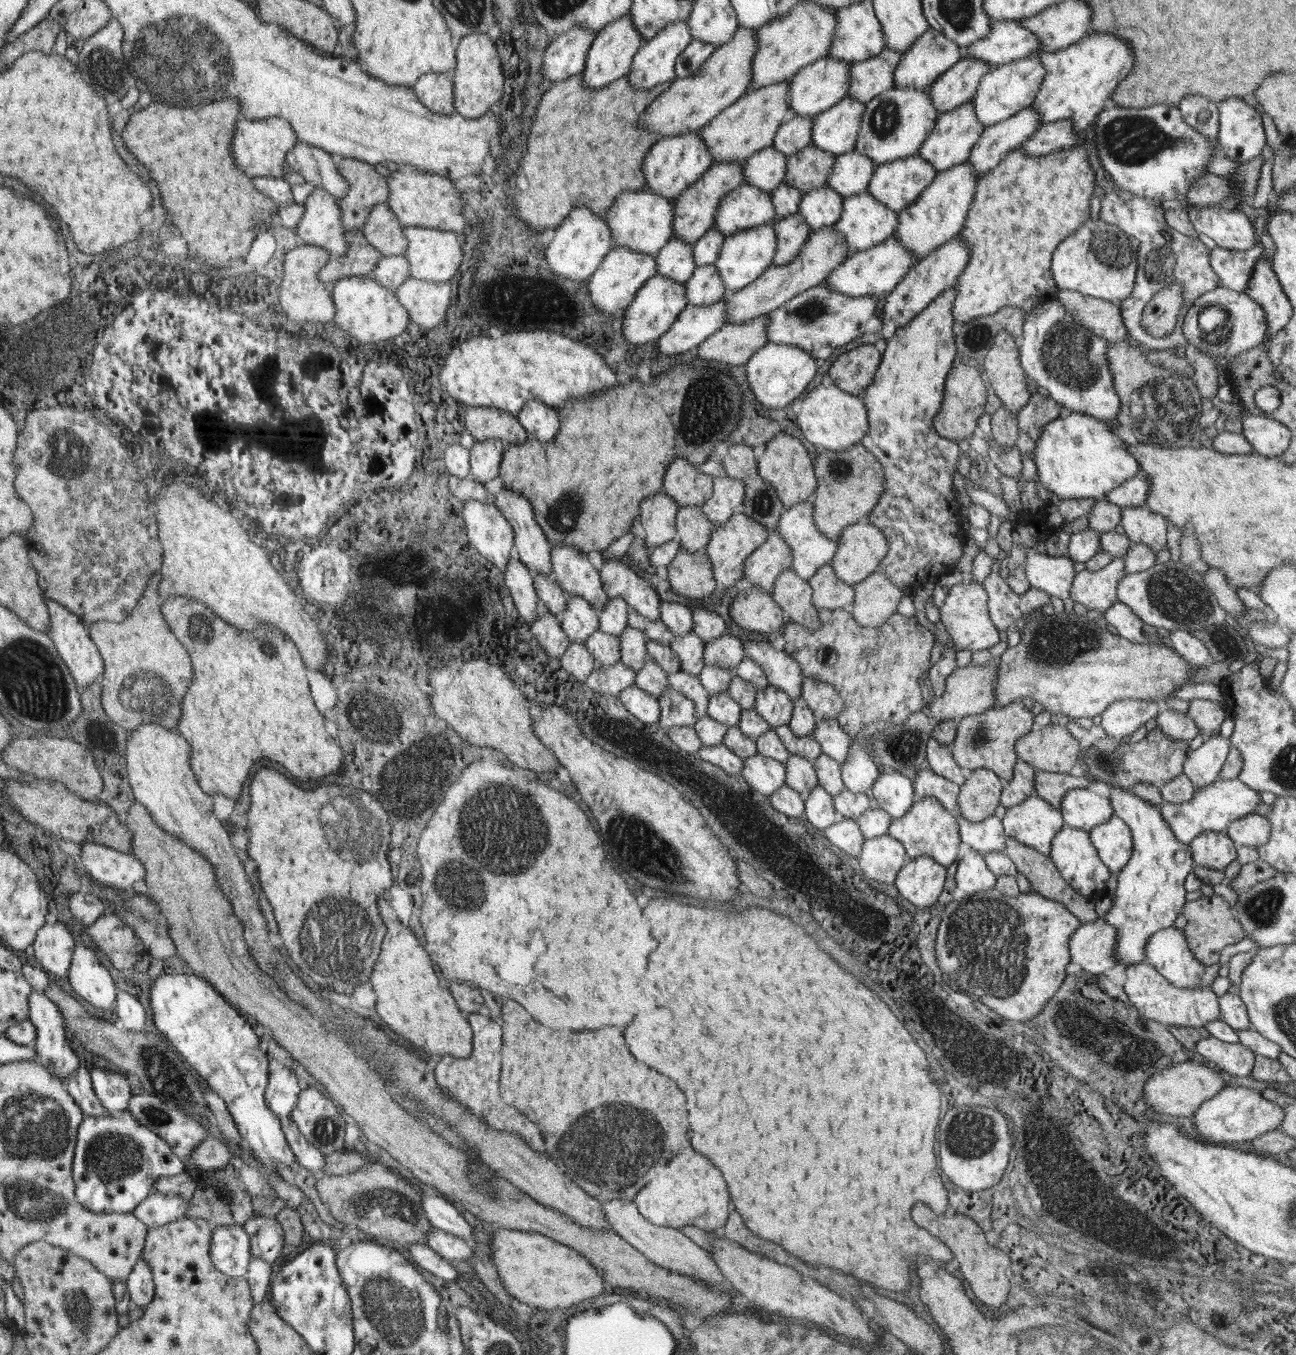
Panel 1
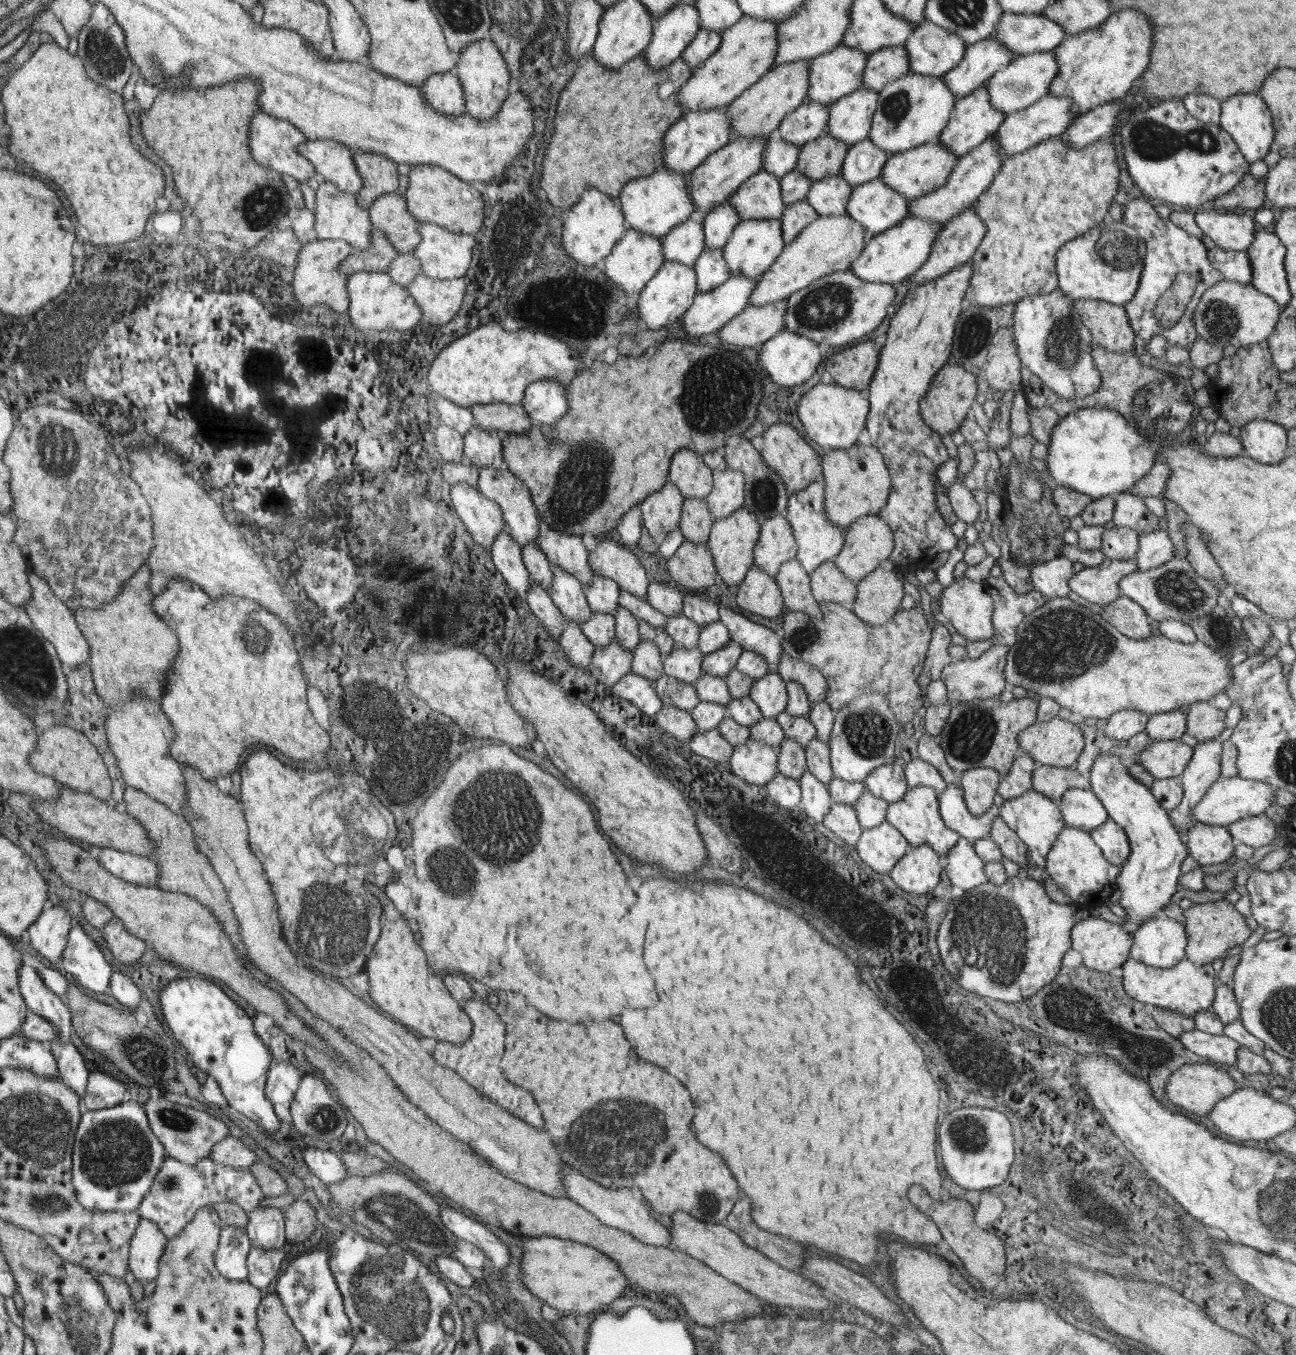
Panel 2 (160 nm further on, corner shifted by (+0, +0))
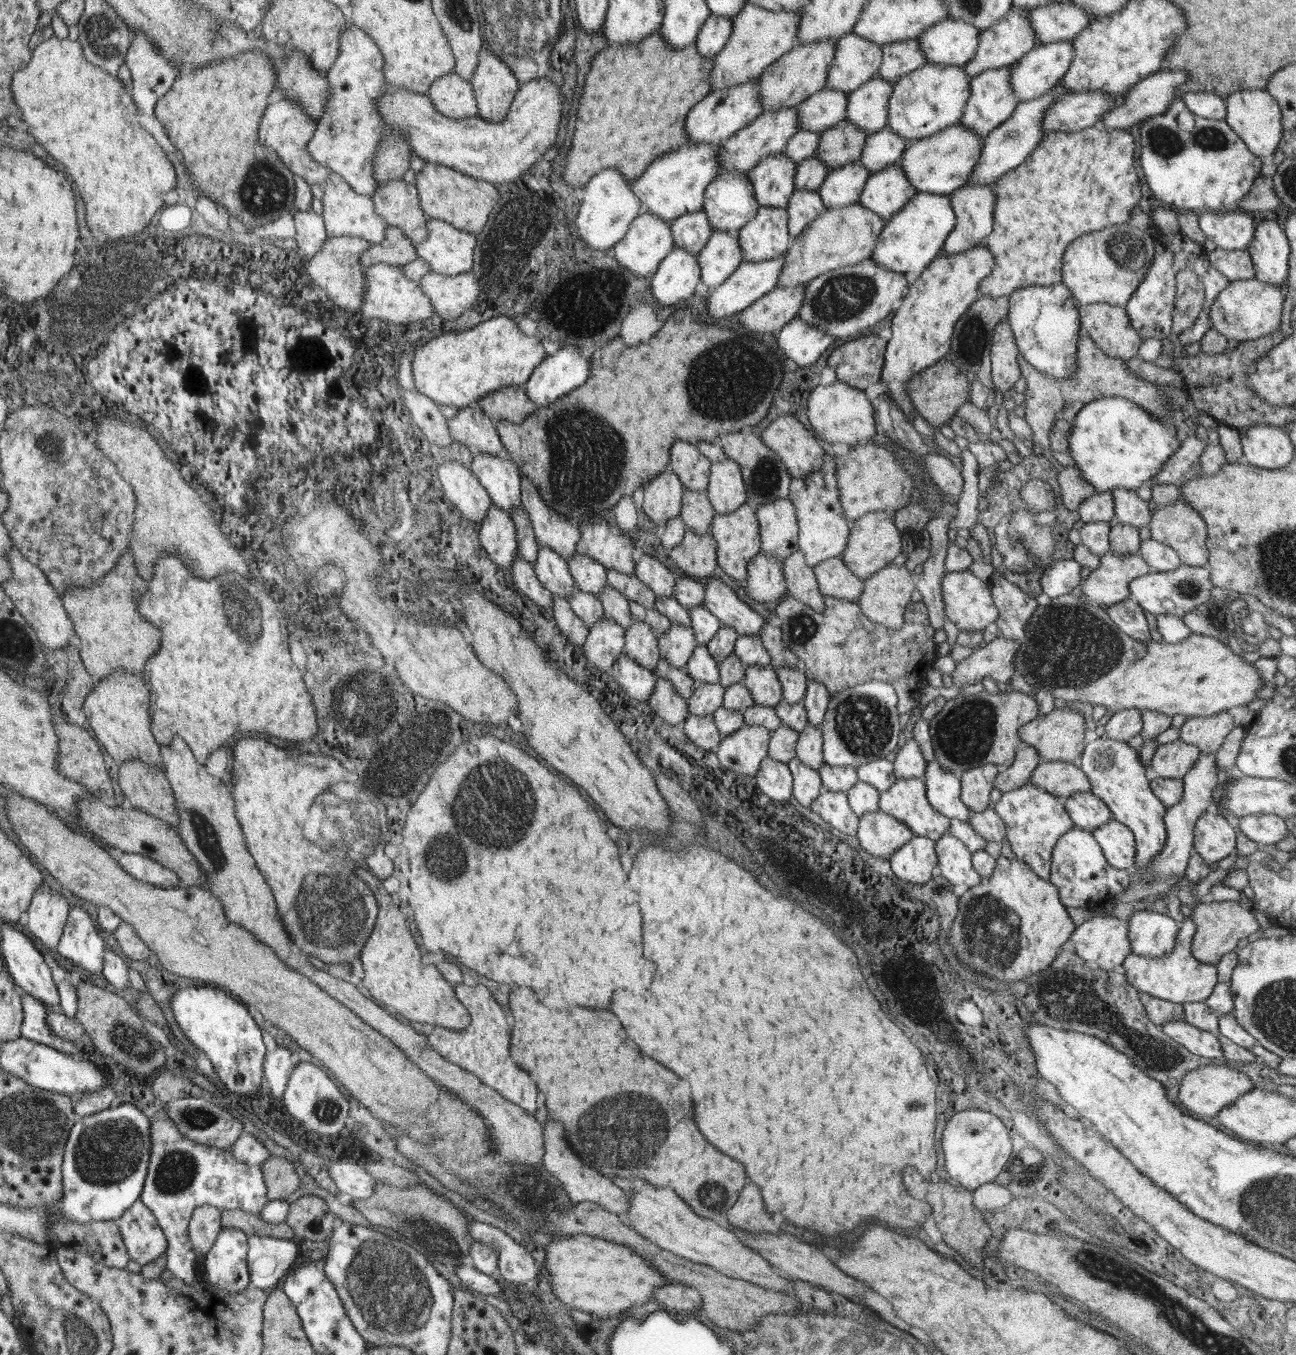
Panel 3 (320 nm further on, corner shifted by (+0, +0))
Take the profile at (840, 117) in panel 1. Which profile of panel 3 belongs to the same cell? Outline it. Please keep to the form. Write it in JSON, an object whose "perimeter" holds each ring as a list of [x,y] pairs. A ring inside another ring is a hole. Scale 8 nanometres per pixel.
{"perimeter":[[[876,76],[848,94],[846,122],[872,135],[886,127],[893,84]]]}

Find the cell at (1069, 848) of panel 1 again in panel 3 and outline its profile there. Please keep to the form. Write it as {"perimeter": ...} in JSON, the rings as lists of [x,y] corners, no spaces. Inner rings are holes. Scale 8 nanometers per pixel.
{"perimeter":[[[1074,826],[1060,836],[1054,845],[1049,880],[1058,888],[1060,900],[1065,907],[1080,908],[1084,904],[1090,906],[1091,902],[1114,897],[1118,892],[1125,891],[1131,883],[1131,875],[1130,871],[1118,870],[1106,860],[1101,846],[1091,832]]]}

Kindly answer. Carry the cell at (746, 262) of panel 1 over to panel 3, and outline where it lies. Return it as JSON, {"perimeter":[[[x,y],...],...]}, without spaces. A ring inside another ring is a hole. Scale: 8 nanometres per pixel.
{"perimeter":[[[760,206],[756,216],[736,236],[744,262],[762,262],[786,254],[792,243],[787,210]]]}

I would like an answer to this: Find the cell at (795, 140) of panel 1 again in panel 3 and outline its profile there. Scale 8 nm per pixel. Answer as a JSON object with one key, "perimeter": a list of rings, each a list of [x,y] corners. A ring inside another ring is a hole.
{"perimeter":[[[828,87],[812,94],[807,100],[796,106],[798,130],[810,130],[810,132],[822,134],[838,122],[846,121],[847,102],[847,94],[836,92]]]}

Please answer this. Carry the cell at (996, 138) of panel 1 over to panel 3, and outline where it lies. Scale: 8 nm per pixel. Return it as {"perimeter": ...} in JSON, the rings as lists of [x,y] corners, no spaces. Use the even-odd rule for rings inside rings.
{"perimeter":[[[1100,90],[1066,94],[1055,100],[1044,113],[1042,133],[1076,133],[1100,123],[1104,114],[1116,109],[1120,99]]]}

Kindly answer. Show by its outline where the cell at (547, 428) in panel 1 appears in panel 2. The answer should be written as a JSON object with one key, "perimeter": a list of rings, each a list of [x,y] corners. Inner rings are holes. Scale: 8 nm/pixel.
{"perimeter":[[[556,379],[531,382],[523,396],[532,426],[558,424],[568,412],[567,389]]]}

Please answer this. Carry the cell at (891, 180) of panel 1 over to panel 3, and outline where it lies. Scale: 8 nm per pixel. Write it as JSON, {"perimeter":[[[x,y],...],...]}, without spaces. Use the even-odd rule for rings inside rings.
{"perimeter":[[[957,123],[935,135],[912,141],[898,162],[918,193],[950,196],[954,190],[966,184],[972,169],[980,160],[982,149],[983,140],[977,133]]]}

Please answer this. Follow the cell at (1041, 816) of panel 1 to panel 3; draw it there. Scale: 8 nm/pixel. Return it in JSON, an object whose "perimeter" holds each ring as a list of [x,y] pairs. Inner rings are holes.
{"perimeter":[[[1030,780],[1019,789],[1002,793],[993,807],[1006,825],[1006,836],[1010,841],[1012,852],[1040,878],[1048,881],[1051,877],[1051,854],[1054,845],[1060,836],[1074,827],[1074,823],[1066,812],[1063,799],[1036,787]]]}

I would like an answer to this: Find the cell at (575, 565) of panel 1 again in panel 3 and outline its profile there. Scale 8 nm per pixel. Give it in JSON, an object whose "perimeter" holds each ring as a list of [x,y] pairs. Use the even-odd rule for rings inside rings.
{"perimeter":[[[520,473],[520,478],[522,478],[521,504],[531,520],[538,546],[550,548],[570,562],[577,553],[576,546],[579,545],[582,532],[572,522],[572,518],[548,506],[538,486],[526,475]]]}

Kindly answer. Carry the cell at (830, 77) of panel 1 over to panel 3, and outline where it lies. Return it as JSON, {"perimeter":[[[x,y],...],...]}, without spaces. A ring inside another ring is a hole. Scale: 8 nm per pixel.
{"perimeter":[[[852,32],[840,37],[835,45],[836,55],[828,67],[826,87],[848,95],[877,76],[882,65],[878,44]]]}

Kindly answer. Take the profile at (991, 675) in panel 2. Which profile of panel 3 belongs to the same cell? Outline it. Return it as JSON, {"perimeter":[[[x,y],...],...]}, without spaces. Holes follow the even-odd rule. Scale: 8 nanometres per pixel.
{"perimeter":[[[1002,637],[982,644],[966,659],[958,662],[952,673],[954,686],[973,685],[985,678],[992,678],[996,683],[1009,683],[1014,675],[1014,657],[1021,645],[1021,640]]]}

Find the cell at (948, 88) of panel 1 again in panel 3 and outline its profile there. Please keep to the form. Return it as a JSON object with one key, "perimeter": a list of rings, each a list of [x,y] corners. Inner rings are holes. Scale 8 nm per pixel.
{"perimeter":[[[1014,7],[1002,17],[994,25],[983,30],[979,36],[978,49],[974,59],[964,66],[966,76],[971,80],[974,76],[982,74],[984,70],[992,70],[998,68],[1006,68],[1006,66],[1014,66],[1022,59],[1027,52],[1033,50],[1037,44],[1036,33],[1032,28],[1032,22],[1029,21],[1029,11],[1025,8]]]}

